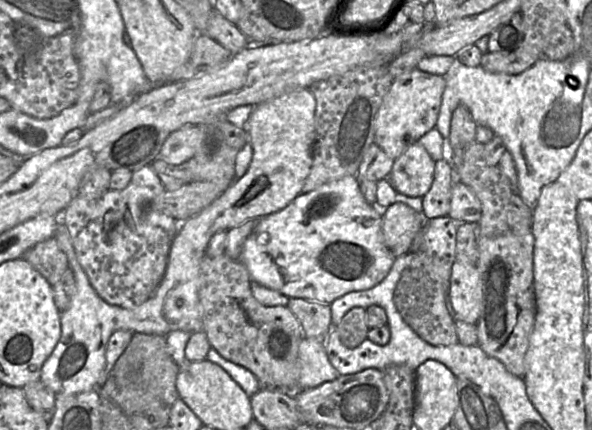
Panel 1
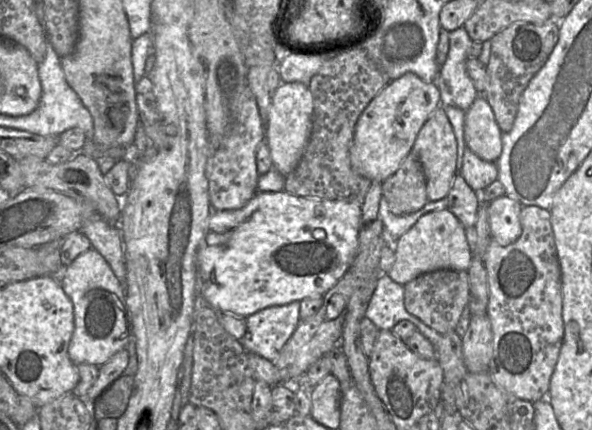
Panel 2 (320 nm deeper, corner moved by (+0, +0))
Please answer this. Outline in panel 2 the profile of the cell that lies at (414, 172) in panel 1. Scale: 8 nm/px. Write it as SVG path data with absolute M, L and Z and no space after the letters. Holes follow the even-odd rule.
M443 105L437 107L423 124L411 152L419 160L425 174L428 200L437 201L446 198L457 174L457 142Z

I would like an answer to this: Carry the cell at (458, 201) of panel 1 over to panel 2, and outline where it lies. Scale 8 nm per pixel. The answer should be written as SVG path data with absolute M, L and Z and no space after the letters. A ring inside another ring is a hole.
M507 195L487 204L492 239L501 246L515 242L522 233L520 212L522 205Z

